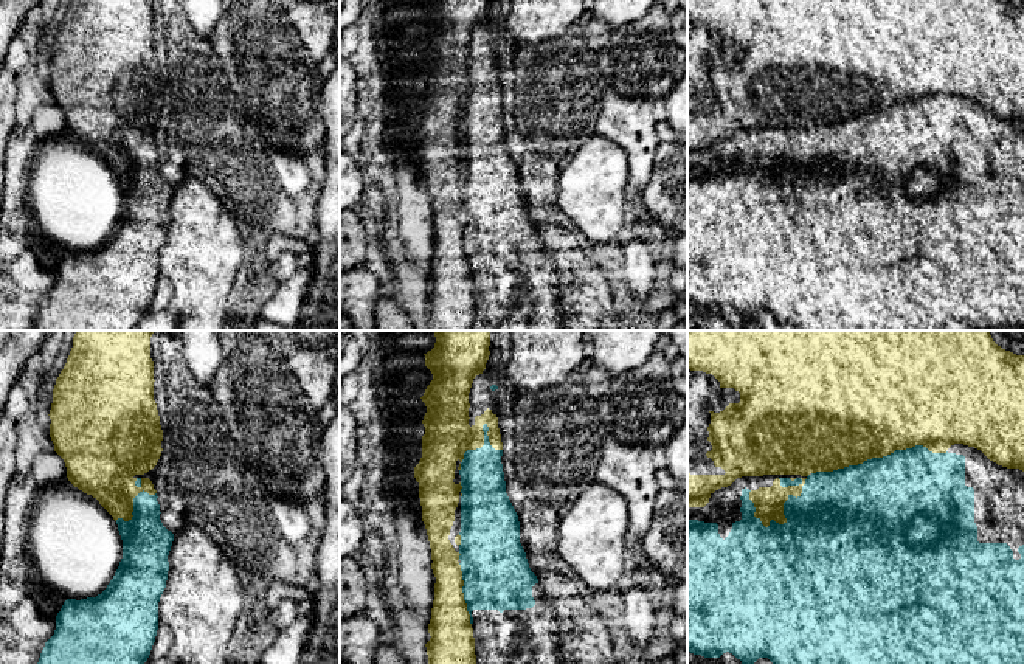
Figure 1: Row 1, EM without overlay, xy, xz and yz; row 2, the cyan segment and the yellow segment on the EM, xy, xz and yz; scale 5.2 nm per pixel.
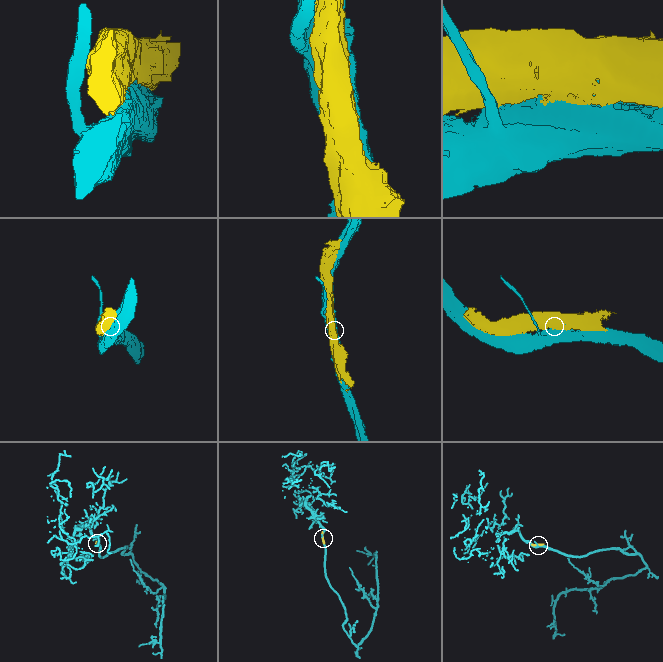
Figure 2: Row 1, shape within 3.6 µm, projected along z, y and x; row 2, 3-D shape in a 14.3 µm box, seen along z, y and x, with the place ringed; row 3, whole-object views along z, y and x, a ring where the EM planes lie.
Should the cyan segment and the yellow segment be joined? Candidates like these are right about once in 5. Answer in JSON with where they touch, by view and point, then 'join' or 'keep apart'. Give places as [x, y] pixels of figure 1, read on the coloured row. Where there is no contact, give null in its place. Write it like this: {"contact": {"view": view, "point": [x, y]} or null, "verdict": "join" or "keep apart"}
{"contact": {"view": "yz", "point": [784, 511]}, "verdict": "keep apart"}

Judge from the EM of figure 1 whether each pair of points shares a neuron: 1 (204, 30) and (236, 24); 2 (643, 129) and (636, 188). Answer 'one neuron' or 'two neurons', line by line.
1: two neurons
2: one neuron

